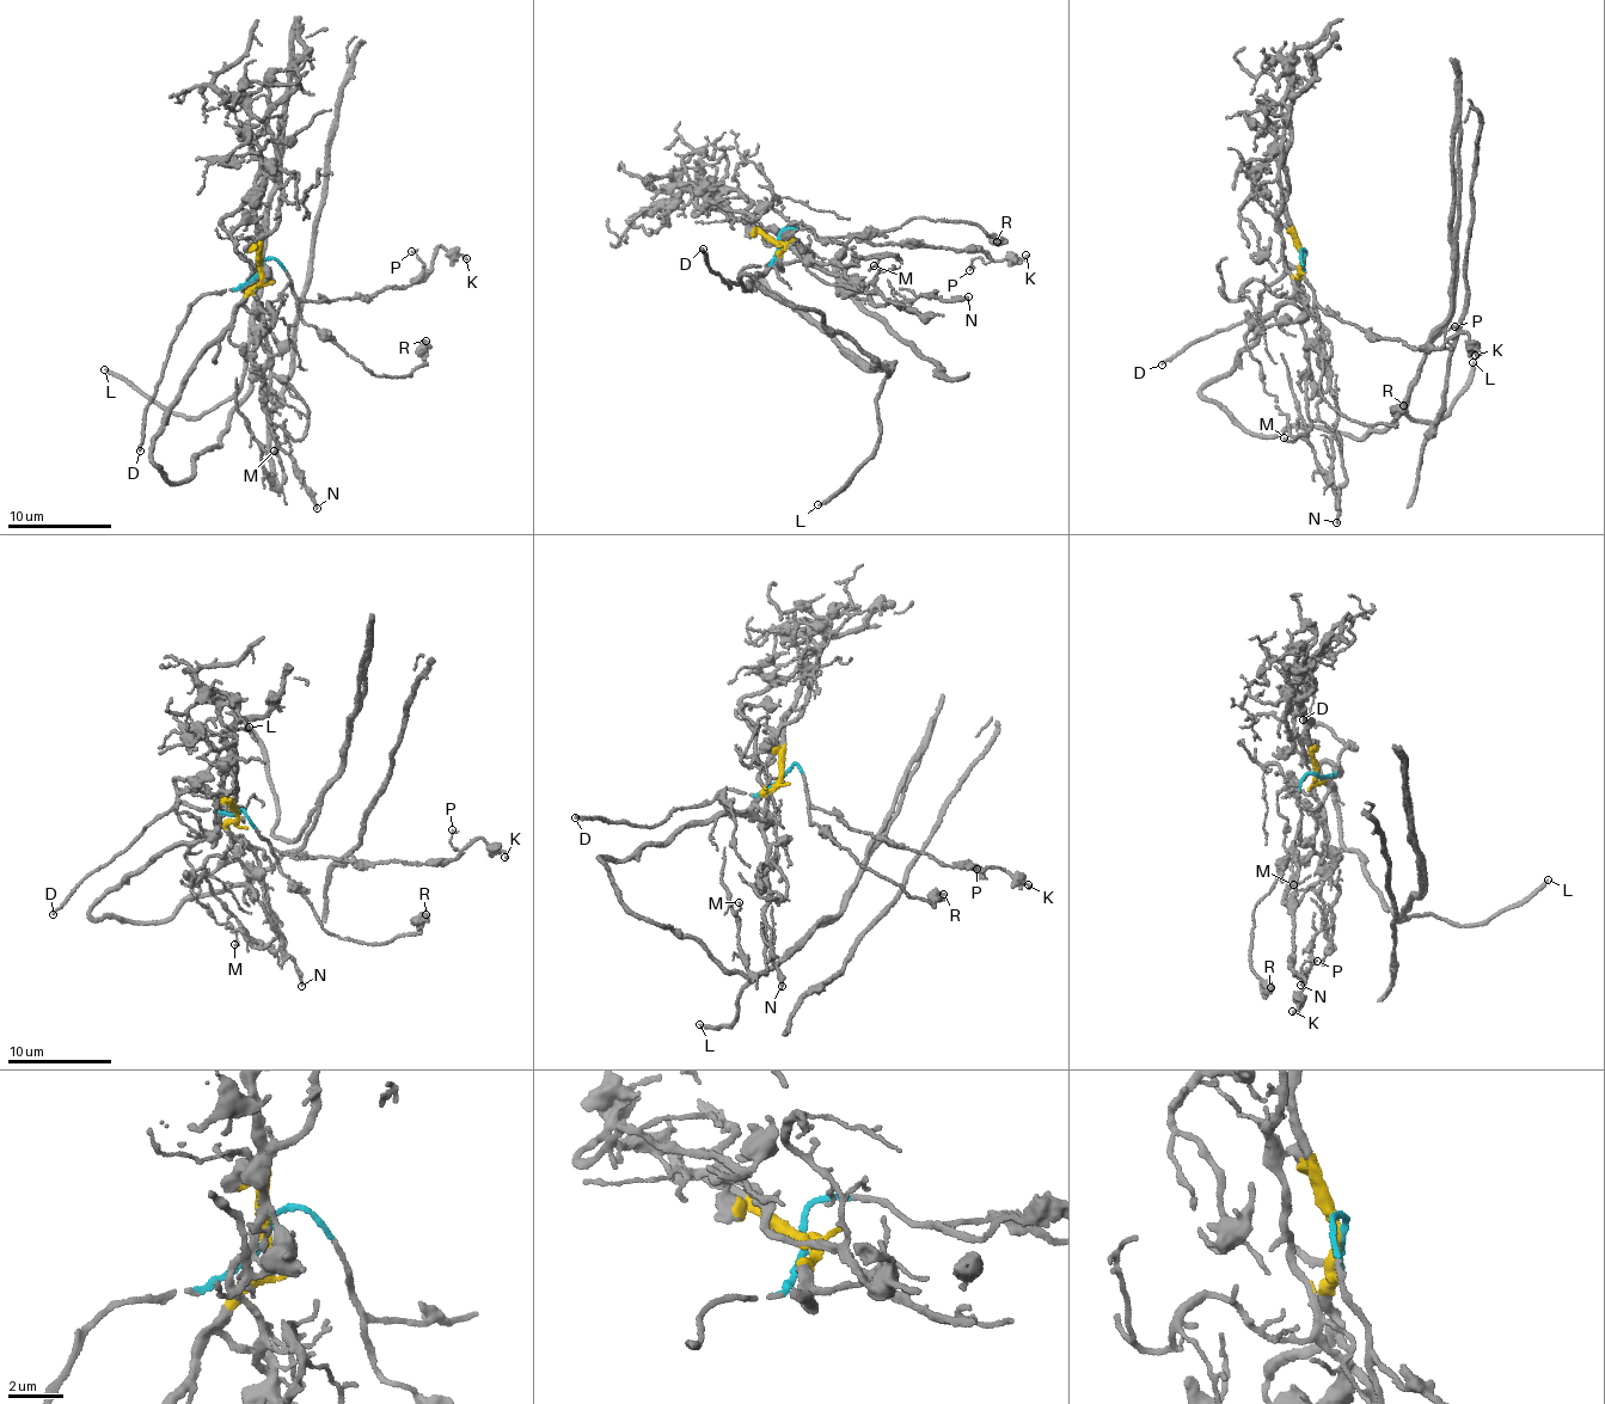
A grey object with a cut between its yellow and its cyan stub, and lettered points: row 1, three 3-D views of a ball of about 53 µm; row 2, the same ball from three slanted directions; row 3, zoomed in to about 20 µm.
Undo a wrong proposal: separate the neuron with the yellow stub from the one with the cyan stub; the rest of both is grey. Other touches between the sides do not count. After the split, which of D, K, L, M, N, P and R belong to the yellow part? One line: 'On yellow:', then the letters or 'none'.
On yellow: L, M, N

